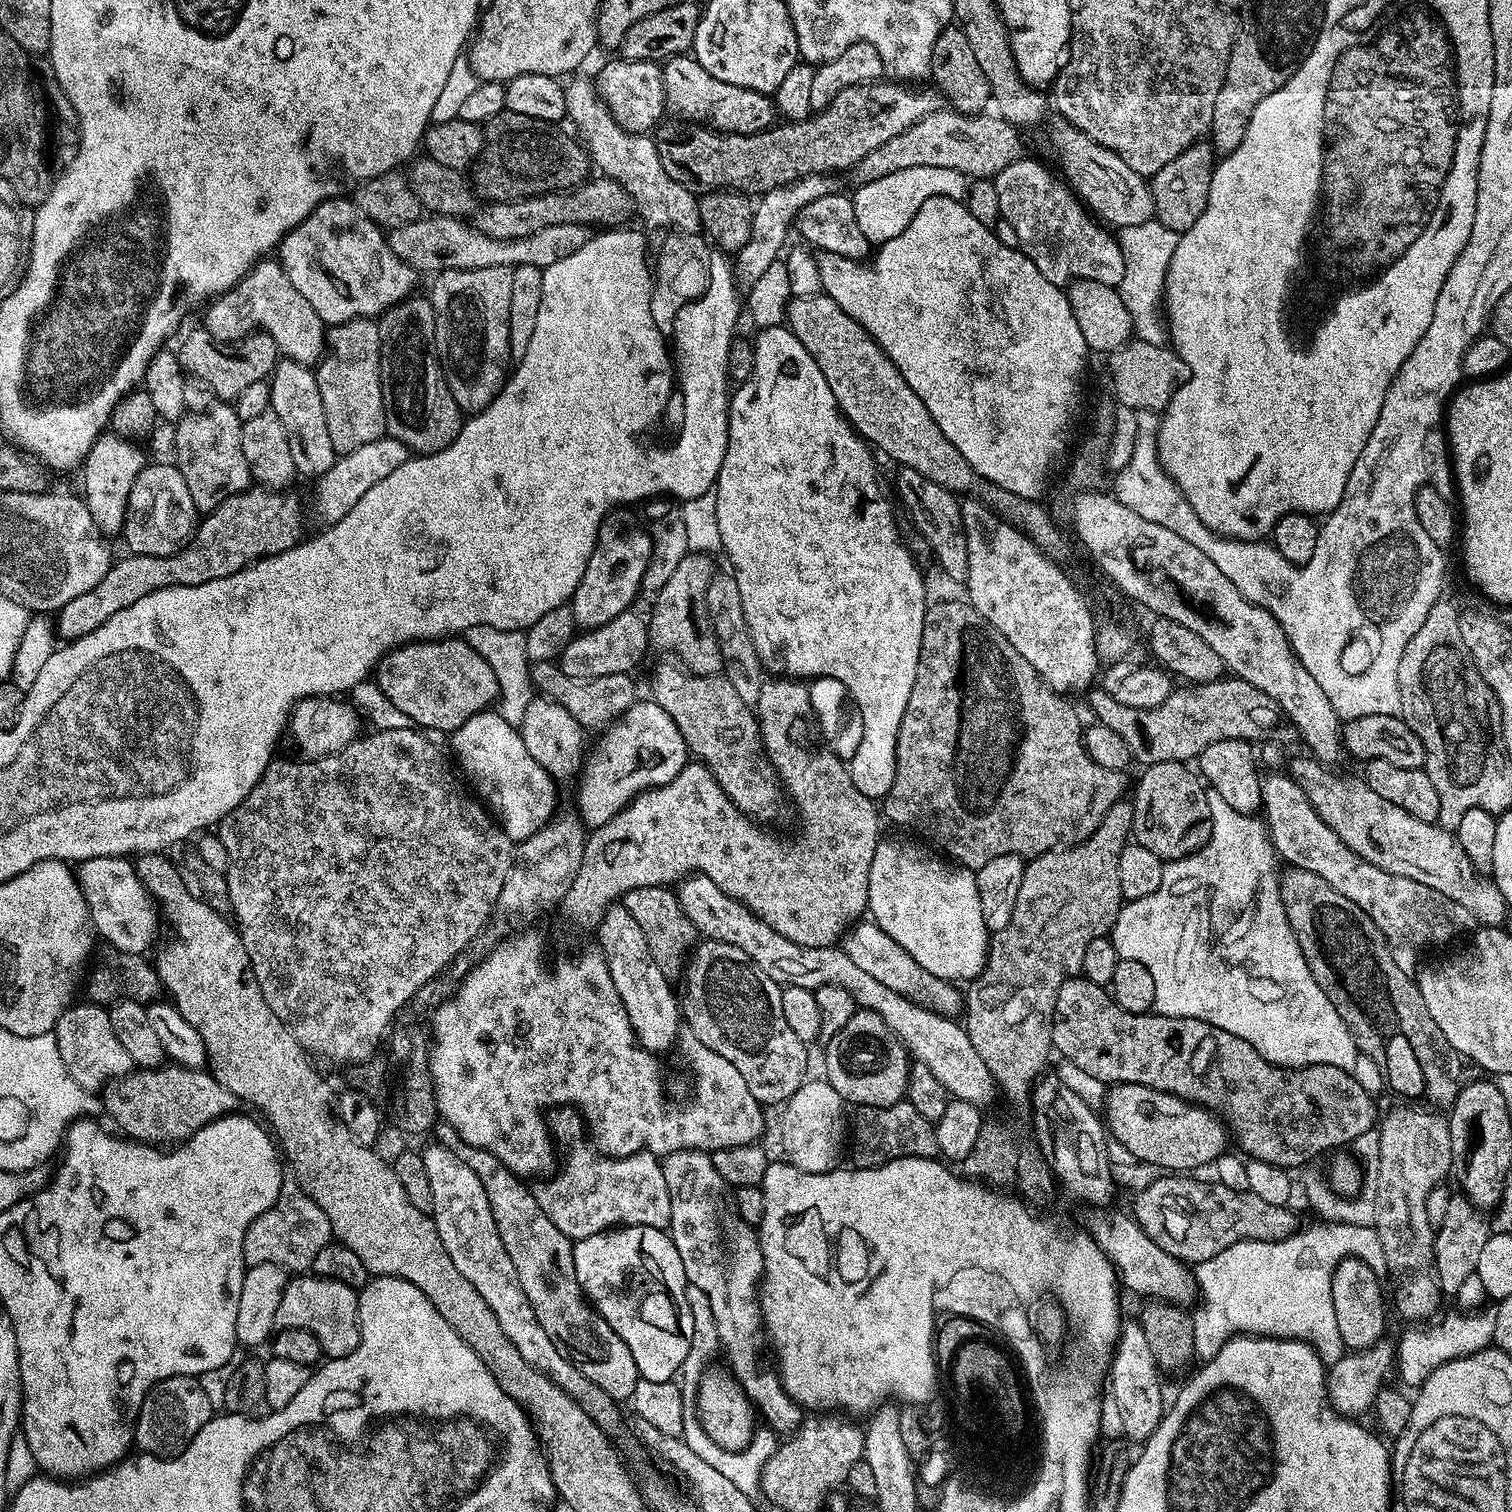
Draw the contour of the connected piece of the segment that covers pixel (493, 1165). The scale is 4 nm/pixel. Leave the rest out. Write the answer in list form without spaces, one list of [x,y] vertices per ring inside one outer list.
[[[437,1123],[435,1134],[439,1143],[445,1144],[455,1156],[466,1162],[466,1166],[470,1166],[470,1170],[474,1170],[474,1174],[478,1174],[478,1182],[482,1182],[486,1198],[490,1198],[502,1246],[506,1246],[506,1254],[510,1254],[510,1262],[514,1262],[518,1270],[518,1282],[526,1298],[530,1298],[530,1306],[534,1306],[534,1314],[538,1322],[542,1322],[542,1330],[546,1330],[553,1344],[563,1349],[575,1368],[582,1370],[590,1382],[606,1390],[609,1398],[617,1402],[631,1401],[640,1380],[634,1354],[630,1354],[630,1346],[614,1334],[606,1318],[602,1318],[588,1303],[580,1289],[574,1274],[573,1241],[540,1211],[535,1191],[531,1187],[523,1188],[520,1185],[523,1183],[506,1165],[498,1162],[494,1154],[485,1148],[470,1146],[449,1124]]]

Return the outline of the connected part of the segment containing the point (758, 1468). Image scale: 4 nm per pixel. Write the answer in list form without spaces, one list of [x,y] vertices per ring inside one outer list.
[[[689,1284],[686,1290],[686,1302],[690,1302],[690,1314],[694,1314],[694,1338],[690,1346],[690,1354],[686,1354],[684,1365],[680,1367],[678,1373],[678,1385],[685,1403],[682,1438],[686,1442],[686,1446],[690,1446],[690,1450],[694,1450],[694,1454],[699,1454],[707,1464],[714,1466],[714,1470],[718,1470],[724,1477],[730,1478],[730,1482],[734,1482],[734,1486],[738,1486],[738,1490],[749,1494],[755,1493],[760,1486],[760,1475],[764,1469],[764,1463],[771,1458],[778,1447],[777,1433],[767,1426],[757,1427],[752,1433],[752,1440],[740,1452],[731,1452],[718,1446],[718,1442],[714,1442],[714,1438],[710,1438],[710,1434],[706,1434],[700,1417],[696,1415],[696,1385],[699,1384],[701,1376],[709,1367],[708,1359],[714,1354],[717,1355],[718,1330],[714,1326],[714,1318],[710,1314],[710,1302],[707,1300],[706,1294],[702,1294],[702,1290],[698,1290],[698,1286]]]

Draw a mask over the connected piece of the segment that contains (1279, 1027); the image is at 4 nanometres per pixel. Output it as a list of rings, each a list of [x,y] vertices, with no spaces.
[[[1209,791],[1210,818],[1212,819],[1212,833],[1207,842],[1196,852],[1165,863],[1162,874],[1162,886],[1154,890],[1146,898],[1138,898],[1121,903],[1120,913],[1110,929],[1110,939],[1119,959],[1142,962],[1146,970],[1154,978],[1154,1012],[1158,1016],[1193,1016],[1199,1020],[1208,1020],[1214,1026],[1234,1034],[1238,1038],[1248,1040],[1262,1058],[1266,1058],[1271,1064],[1277,1064],[1279,1068],[1305,1068],[1311,1064],[1325,1064],[1326,1066],[1338,1066],[1339,1068],[1355,1069],[1358,1049],[1346,1022],[1334,1010],[1334,1002],[1326,998],[1326,990],[1318,986],[1314,974],[1310,974],[1310,966],[1298,946],[1298,938],[1294,938],[1294,930],[1286,916],[1284,909],[1284,893],[1282,891],[1281,873],[1276,873],[1278,865],[1278,853],[1272,845],[1272,837],[1268,835],[1268,825],[1259,815],[1238,814],[1226,802],[1222,802],[1222,794]]]

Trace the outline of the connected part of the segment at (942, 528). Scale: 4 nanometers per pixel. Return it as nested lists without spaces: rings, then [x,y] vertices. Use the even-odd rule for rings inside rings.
[[[901,467],[897,474],[896,492],[900,495],[902,503],[908,507],[908,514],[913,524],[920,531],[922,539],[928,543],[936,564],[952,580],[967,581],[968,567],[970,566],[970,554],[966,550],[966,534],[962,526],[961,501],[957,493],[949,488],[938,486],[938,482],[930,482],[918,470]]]

